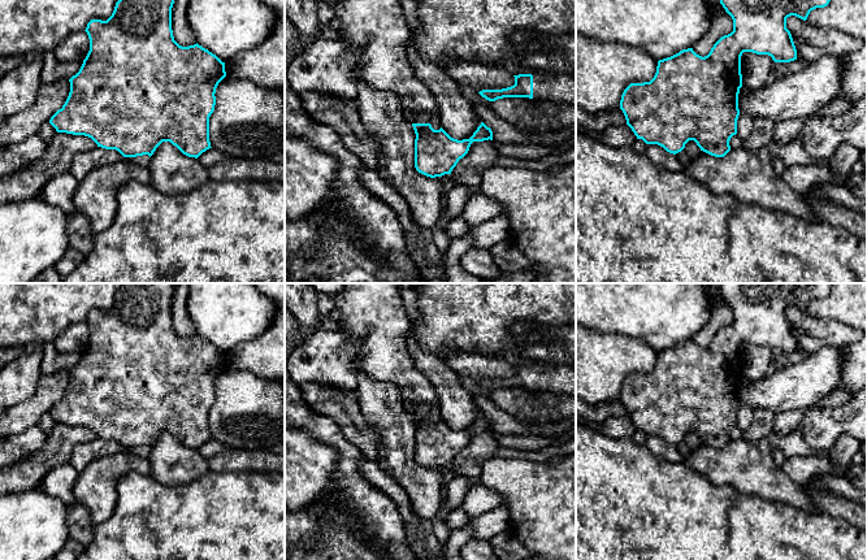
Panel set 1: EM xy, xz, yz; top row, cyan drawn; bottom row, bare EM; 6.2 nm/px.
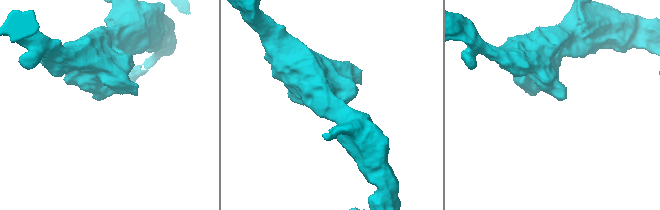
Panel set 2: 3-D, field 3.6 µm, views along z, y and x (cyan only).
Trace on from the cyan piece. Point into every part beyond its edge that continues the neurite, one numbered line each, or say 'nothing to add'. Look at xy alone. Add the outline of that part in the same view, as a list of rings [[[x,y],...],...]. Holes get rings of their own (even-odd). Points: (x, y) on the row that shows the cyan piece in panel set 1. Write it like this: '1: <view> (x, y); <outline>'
nothing to add

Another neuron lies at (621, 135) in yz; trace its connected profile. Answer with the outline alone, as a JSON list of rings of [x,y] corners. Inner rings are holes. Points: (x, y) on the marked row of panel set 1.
[[[625,123],[621,126],[608,126],[601,133],[601,140],[610,147],[633,147],[637,136]]]

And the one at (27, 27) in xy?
[[[0,0],[0,57],[32,58],[55,48],[74,31],[84,31],[91,19],[107,21],[118,0]]]

